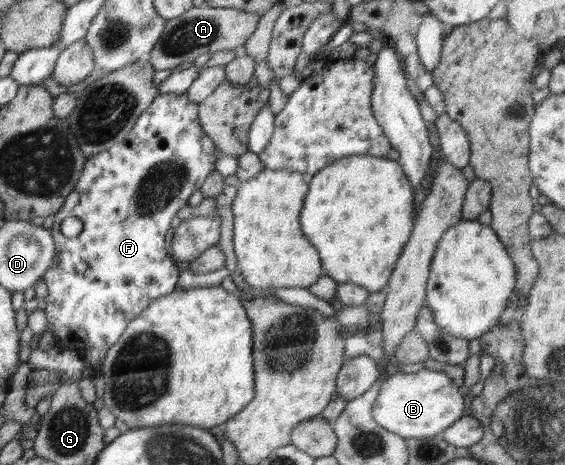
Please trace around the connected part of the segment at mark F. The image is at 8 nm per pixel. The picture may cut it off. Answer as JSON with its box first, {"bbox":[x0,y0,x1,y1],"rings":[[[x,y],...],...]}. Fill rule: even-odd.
{"bbox":[42,93,218,381],"rings":[[[185,93],[159,94],[137,118],[125,139],[97,155],[87,157],[78,182],[55,213],[50,232],[59,258],[52,261],[42,275],[48,289],[44,312],[47,323],[53,325],[51,333],[55,347],[78,351],[91,365],[91,381],[96,374],[93,366],[103,361],[129,321],[153,300],[176,290],[181,271],[176,266],[177,260],[167,254],[165,235],[177,211],[188,205],[191,195],[200,189],[210,173],[216,171],[218,158],[213,140],[201,127],[198,103],[191,103]],[[67,217],[77,217],[83,223],[83,229],[76,237],[67,238],[61,233],[61,222]]]}

